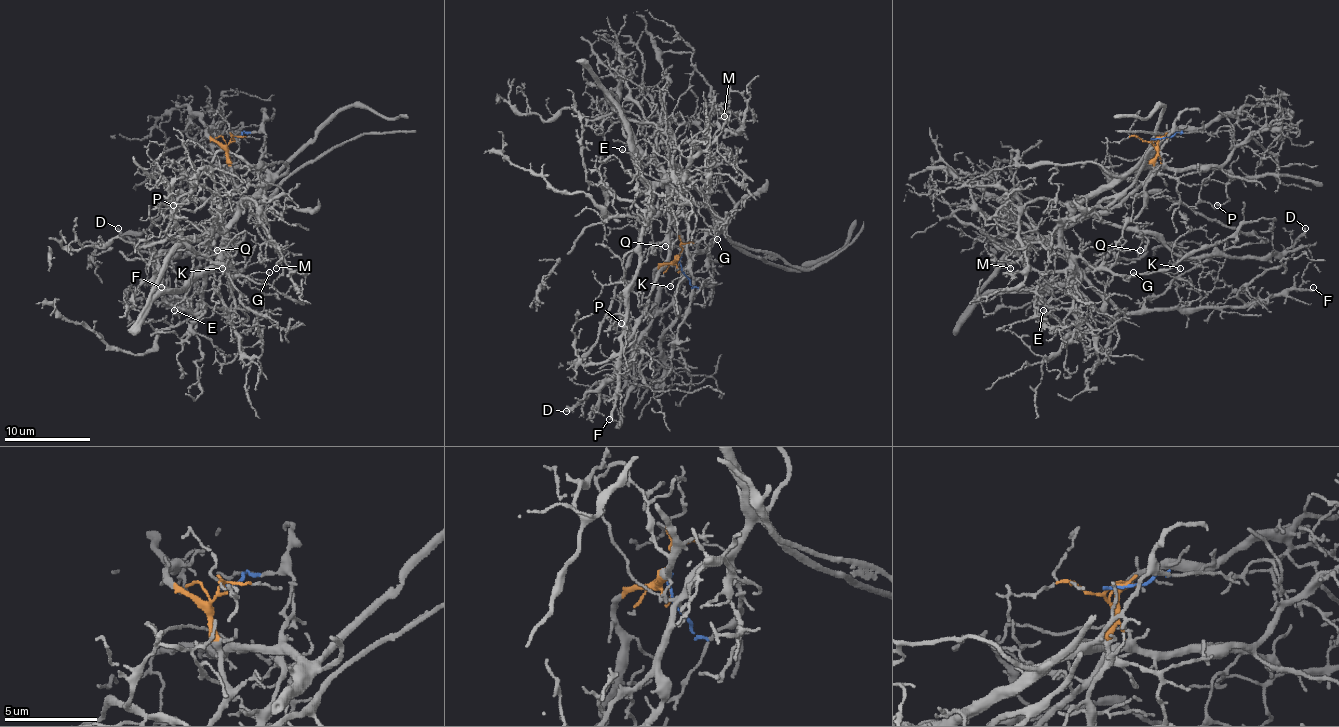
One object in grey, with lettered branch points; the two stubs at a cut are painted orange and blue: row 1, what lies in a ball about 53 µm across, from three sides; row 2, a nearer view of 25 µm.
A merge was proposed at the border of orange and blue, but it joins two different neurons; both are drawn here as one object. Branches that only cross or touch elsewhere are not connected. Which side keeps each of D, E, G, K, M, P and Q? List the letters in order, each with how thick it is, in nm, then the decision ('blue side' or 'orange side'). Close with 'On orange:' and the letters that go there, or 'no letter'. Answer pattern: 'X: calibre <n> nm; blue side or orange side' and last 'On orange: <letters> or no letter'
D: calibre 260 nm; orange side
E: calibre 140 nm; orange side
G: calibre 170 nm; blue side
K: calibre 130 nm; blue side
M: calibre 140 nm; blue side
P: calibre 160 nm; blue side
Q: calibre 120 nm; orange side
On orange: D, E, Q

